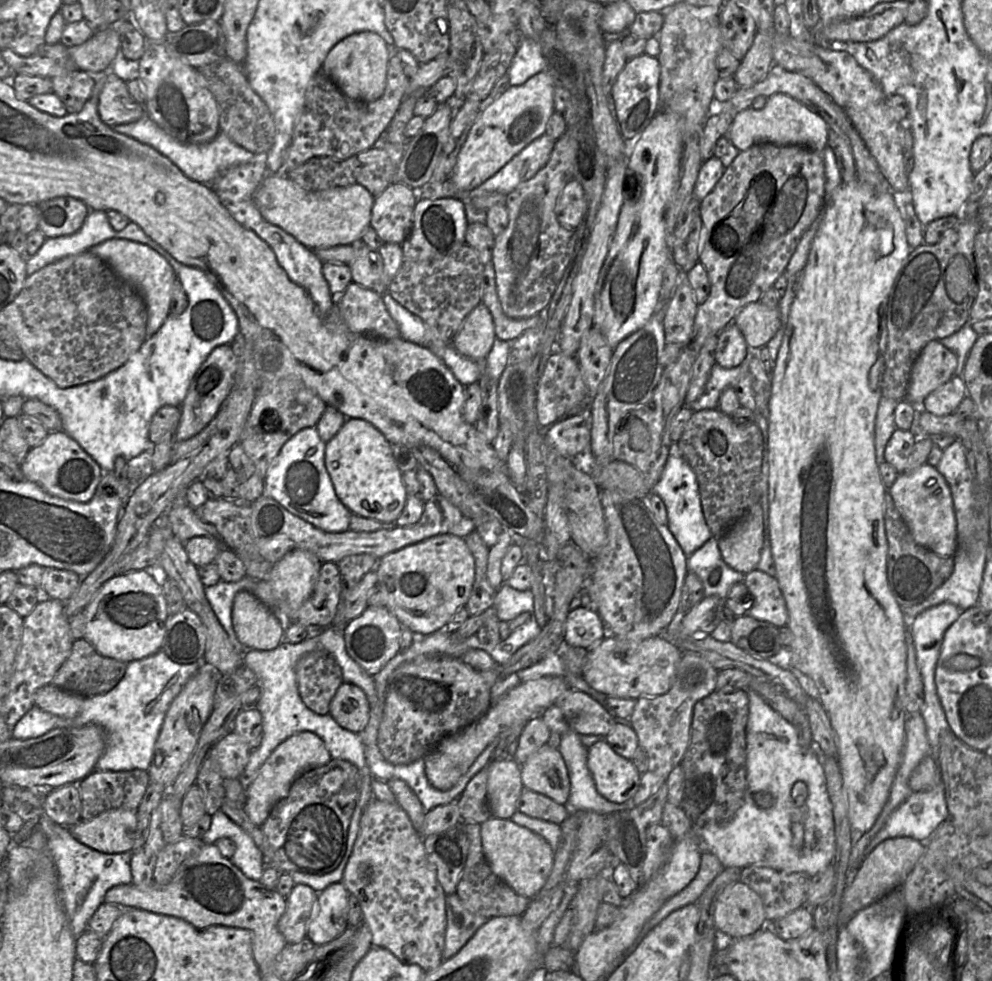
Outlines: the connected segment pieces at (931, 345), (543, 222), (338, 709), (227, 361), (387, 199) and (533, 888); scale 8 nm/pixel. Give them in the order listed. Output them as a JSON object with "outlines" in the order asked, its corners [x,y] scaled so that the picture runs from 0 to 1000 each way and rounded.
{"outlines":[[[[947,348],[936,349],[918,376],[912,407],[928,414],[932,406],[955,390],[965,374],[964,361]]],[[[570,133],[569,137],[559,144],[550,168],[534,183],[526,187],[510,200],[509,211],[512,215],[513,227],[509,235],[499,242],[496,271],[499,276],[503,307],[507,318],[514,324],[527,325],[548,319],[584,252],[583,238],[569,232],[559,217],[564,198],[570,189],[579,182],[579,171],[579,144]]],[[[346,695],[334,715],[332,728],[345,742],[365,747],[373,730],[370,708],[364,700]]],[[[232,352],[217,355],[198,379],[182,413],[182,425],[176,439],[176,451],[190,449],[202,441],[218,424],[223,412],[232,401],[239,369]]],[[[398,187],[378,202],[373,230],[388,248],[405,250],[413,239],[420,197]]],[[[495,833],[484,841],[487,869],[497,890],[522,912],[536,916],[546,907],[557,885],[559,869],[553,859],[515,835]]]]}

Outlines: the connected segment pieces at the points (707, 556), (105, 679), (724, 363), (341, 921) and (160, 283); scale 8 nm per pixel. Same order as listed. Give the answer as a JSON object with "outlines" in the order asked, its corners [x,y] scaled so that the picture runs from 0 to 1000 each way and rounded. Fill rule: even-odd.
{"outlines":[[[[717,547],[704,561],[693,568],[694,582],[702,585],[708,593],[710,608],[731,611],[737,598],[750,593],[752,585],[735,578],[729,571],[724,549]]],[[[87,651],[75,652],[73,663],[67,674],[52,692],[52,698],[70,706],[91,710],[114,702],[124,691],[129,676],[103,669]]],[[[737,328],[723,341],[720,358],[721,371],[729,375],[745,373],[755,362],[755,355],[744,333]]],[[[345,898],[321,911],[320,926],[309,949],[309,956],[320,964],[339,957],[351,945],[351,912]]],[[[125,244],[106,246],[94,252],[91,256],[104,265],[144,304],[148,313],[148,345],[155,341],[171,322],[173,295],[175,288],[179,285],[169,266],[150,251]]]]}

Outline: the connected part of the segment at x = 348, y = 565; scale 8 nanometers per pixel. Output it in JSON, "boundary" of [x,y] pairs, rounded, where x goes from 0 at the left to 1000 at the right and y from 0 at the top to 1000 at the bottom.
{"boundary":[[[374,565],[352,566],[340,573],[345,596],[344,612],[366,590],[374,581],[378,581],[382,569]]]}

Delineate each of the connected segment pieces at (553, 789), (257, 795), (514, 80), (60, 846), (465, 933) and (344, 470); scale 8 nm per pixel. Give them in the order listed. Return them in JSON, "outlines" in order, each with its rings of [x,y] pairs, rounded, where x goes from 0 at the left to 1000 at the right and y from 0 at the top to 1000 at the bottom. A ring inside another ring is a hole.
{"outlines":[[[[548,758],[524,780],[527,801],[570,821],[575,795],[570,776],[563,764]]],[[[299,747],[283,757],[262,783],[259,791],[247,807],[246,827],[252,837],[264,842],[276,822],[287,813],[296,795],[304,788],[329,780],[335,772],[327,755],[318,747]]],[[[528,38],[515,62],[511,75],[514,89],[528,86],[549,70],[549,62],[544,46]]],[[[51,836],[44,840],[47,848],[47,870],[53,876],[58,890],[61,923],[69,935],[72,948],[78,956],[89,944],[98,926],[105,919],[107,909],[122,901],[131,901],[132,869],[105,871],[81,859],[69,843],[60,842]]],[[[460,910],[451,912],[447,979],[460,973],[493,937],[471,928]]],[[[349,426],[341,441],[329,452],[328,475],[338,503],[355,523],[382,532],[398,533],[409,513],[409,499],[395,454],[373,430]]]]}

